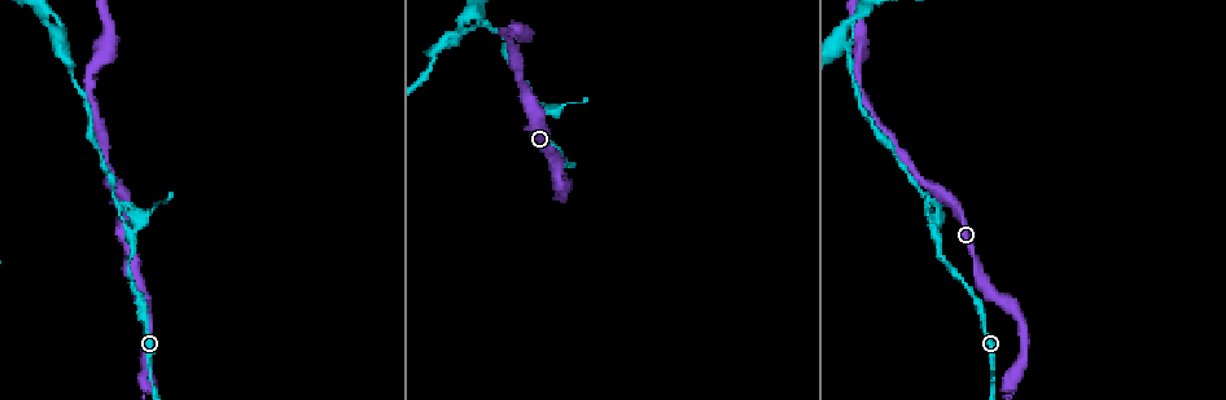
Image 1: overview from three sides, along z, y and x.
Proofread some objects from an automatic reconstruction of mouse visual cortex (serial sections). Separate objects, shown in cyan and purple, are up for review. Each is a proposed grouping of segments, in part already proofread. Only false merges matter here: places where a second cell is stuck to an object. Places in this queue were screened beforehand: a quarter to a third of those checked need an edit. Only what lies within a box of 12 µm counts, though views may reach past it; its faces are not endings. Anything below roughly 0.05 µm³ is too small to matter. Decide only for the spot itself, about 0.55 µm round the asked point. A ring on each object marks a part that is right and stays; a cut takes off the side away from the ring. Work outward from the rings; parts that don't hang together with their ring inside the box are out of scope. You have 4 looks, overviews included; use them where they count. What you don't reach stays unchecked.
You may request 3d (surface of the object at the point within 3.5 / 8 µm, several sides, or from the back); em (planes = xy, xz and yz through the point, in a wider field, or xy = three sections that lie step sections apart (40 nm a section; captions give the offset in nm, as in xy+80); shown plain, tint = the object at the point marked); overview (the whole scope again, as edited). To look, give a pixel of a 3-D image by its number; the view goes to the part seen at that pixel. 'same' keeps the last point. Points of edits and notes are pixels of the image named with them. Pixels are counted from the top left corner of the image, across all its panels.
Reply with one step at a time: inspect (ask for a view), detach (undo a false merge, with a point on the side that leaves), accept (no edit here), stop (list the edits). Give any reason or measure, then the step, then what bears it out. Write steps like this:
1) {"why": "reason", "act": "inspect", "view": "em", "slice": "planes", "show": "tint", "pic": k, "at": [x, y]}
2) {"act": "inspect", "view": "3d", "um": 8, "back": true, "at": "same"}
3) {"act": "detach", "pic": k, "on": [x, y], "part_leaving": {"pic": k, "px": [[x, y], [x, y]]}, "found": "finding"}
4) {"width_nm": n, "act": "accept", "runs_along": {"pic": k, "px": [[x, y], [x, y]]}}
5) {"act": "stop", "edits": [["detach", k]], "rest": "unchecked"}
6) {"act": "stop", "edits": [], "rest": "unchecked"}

{"why": "thick turns thin", "act": "inspect", "view": "3d", "um": 3.5, "pic": 1, "at": [142, 380]}

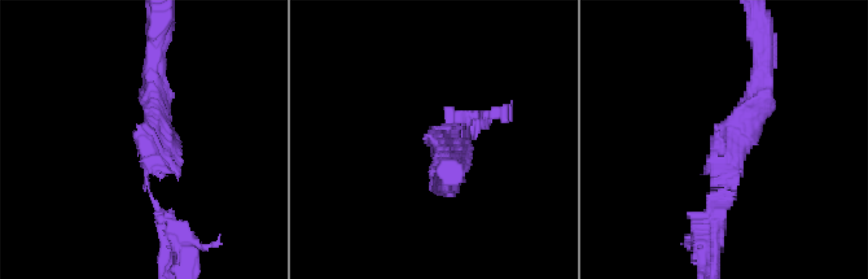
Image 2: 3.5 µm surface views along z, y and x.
{"act": "inspect", "view": "em", "slice": "planes", "show": "tint", "pic": 2, "at": [448, 152]}

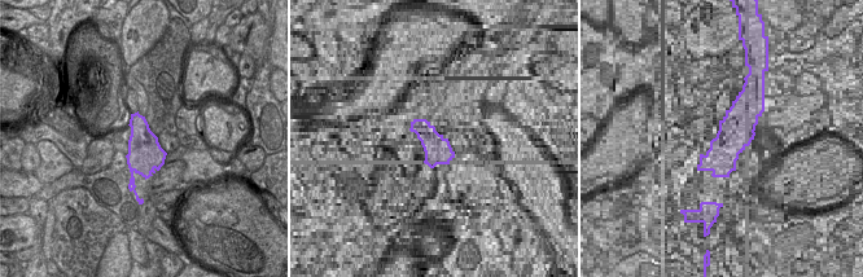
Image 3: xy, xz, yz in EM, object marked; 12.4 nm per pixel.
{"arm_widths_nm": [100, 300], "act": "accept", "runs_along": {"pic": 2, "px": [[765, 61], [715, 209]]}, "found": "one cell here"}

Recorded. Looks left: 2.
{"why": "three arms meet", "act": "inspect", "view": "3d", "um": 8, "pic": 1, "at": [935, 233]}

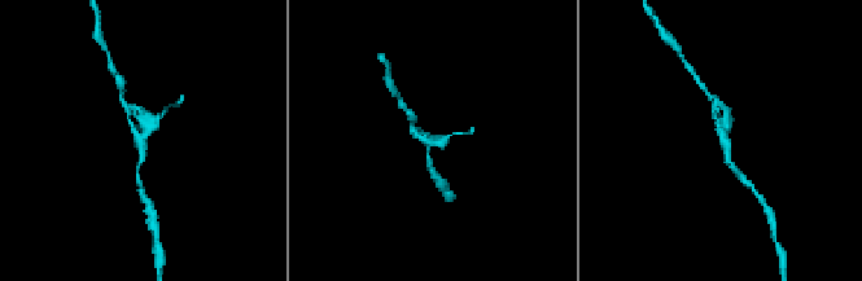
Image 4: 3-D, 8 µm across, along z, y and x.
{"arms": 3, "arm_widths_nm": [150, 150, 300], "act": "inspect", "view": "em", "slice": "xy", "step": 5, "show": "tint", "pic": 4, "at": [434, 136]}

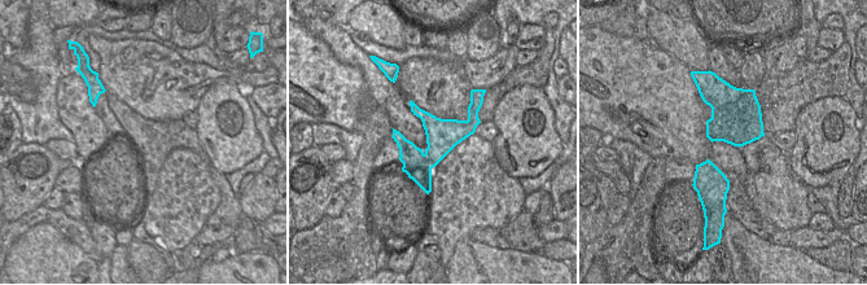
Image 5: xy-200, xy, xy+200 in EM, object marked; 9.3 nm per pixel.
{"width_nm": 320, "act": "detach", "pic": 4, "on": [441, 143], "found": "two cells meet here"}

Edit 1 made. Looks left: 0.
{"act": "stop", "edits": [["detach", 4]], "rest": "unchecked"}

